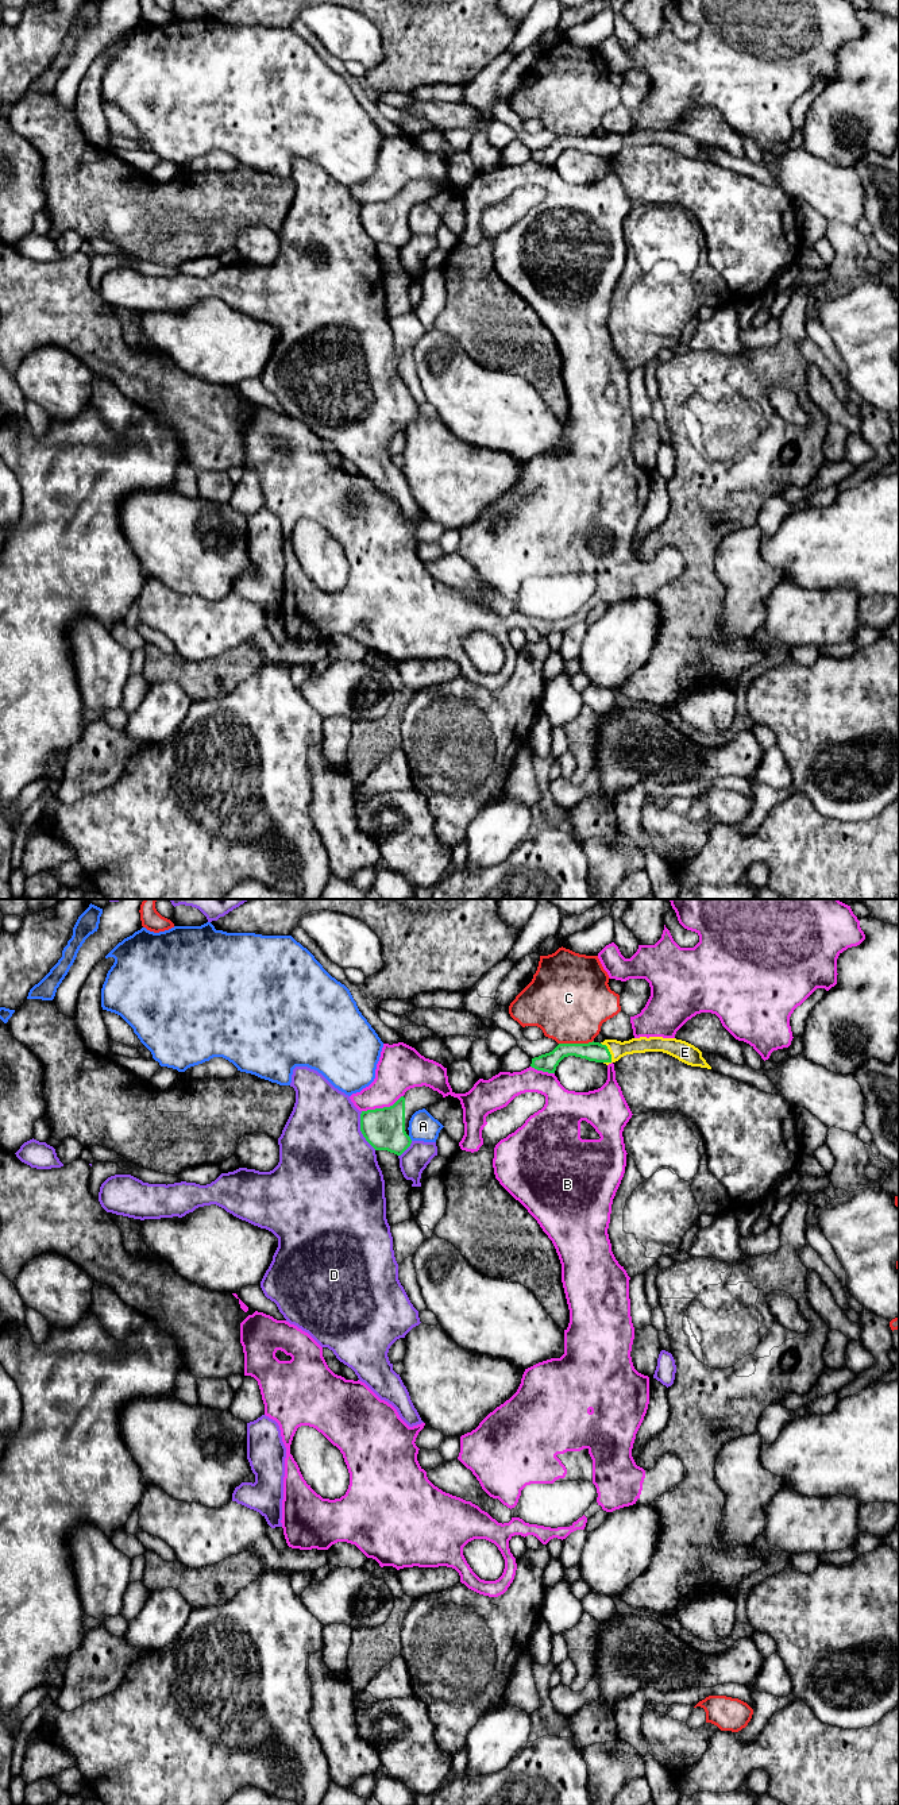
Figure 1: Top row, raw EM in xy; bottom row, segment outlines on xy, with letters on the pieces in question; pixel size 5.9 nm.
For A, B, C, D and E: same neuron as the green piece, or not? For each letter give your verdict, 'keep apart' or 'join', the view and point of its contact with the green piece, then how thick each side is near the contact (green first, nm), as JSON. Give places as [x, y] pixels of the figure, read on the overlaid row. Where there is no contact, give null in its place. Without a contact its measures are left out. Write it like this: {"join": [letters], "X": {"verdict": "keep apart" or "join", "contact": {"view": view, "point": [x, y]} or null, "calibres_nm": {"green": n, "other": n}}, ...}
{"join": ["E"], "A": {"verdict": "keep apart", "contact": {"view": "xy", "point": [409, 1138]}, "calibres_nm": {"green": 240, "other": 170}}, "B": {"verdict": "keep apart", "contact": {"view": "xy", "point": [384, 1107]}, "calibres_nm": {"green": 240, "other": 260}}, "C": {"verdict": "keep apart", "contact": {"view": "xy", "point": [575, 1044]}, "calibres_nm": {"green": 120, "other": 460}}, "D": {"verdict": "keep apart", "contact": {"view": "xy", "point": [361, 1130]}, "calibres_nm": {"green": 240, "other": 500}}, "E": {"verdict": "join", "contact": {"view": "xy", "point": [609, 1052]}, "calibres_nm": {"green": 120, "other": 100}}}

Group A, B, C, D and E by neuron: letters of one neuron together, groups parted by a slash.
A / B / C / D / E

